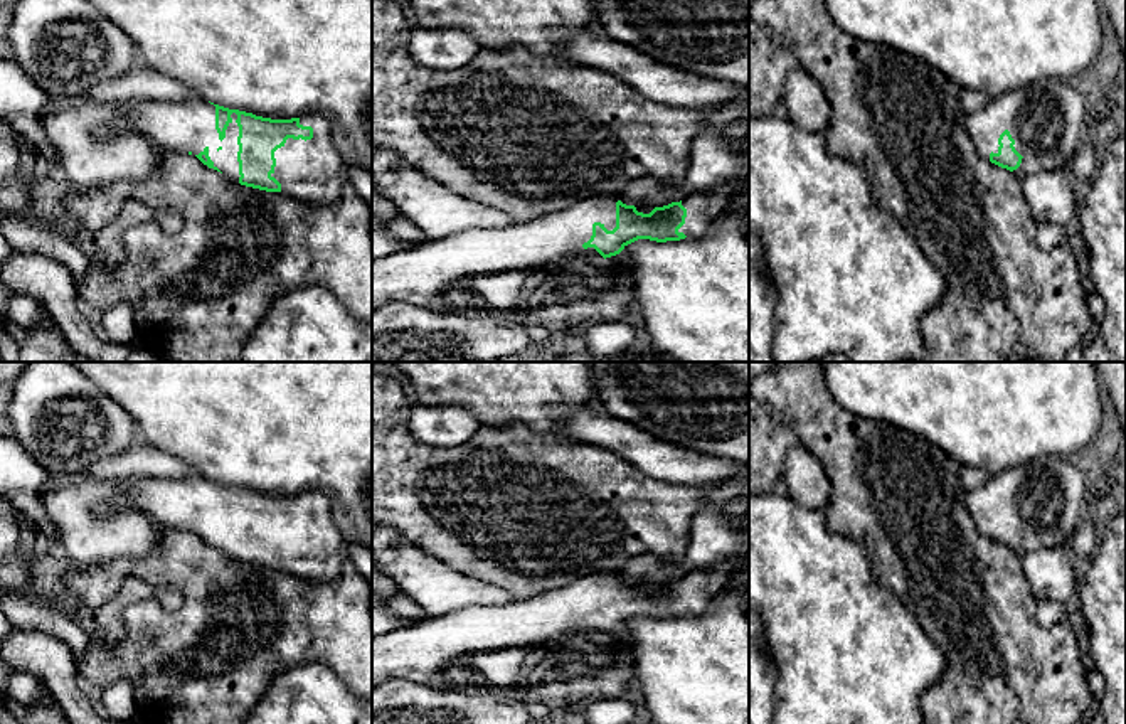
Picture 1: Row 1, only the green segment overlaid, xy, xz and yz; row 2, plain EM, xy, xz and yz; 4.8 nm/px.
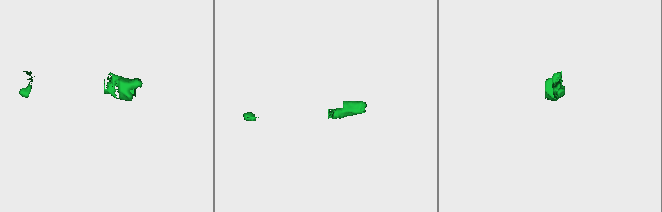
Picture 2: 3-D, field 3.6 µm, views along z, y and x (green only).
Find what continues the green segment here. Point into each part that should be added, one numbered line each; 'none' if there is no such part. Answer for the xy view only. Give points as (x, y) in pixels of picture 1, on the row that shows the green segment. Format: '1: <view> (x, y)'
1: xy (189, 125)

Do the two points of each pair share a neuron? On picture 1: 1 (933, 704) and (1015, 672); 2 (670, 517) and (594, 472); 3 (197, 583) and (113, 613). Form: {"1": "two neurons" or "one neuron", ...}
{"1": "one neuron", "2": "one neuron", "3": "two neurons"}

